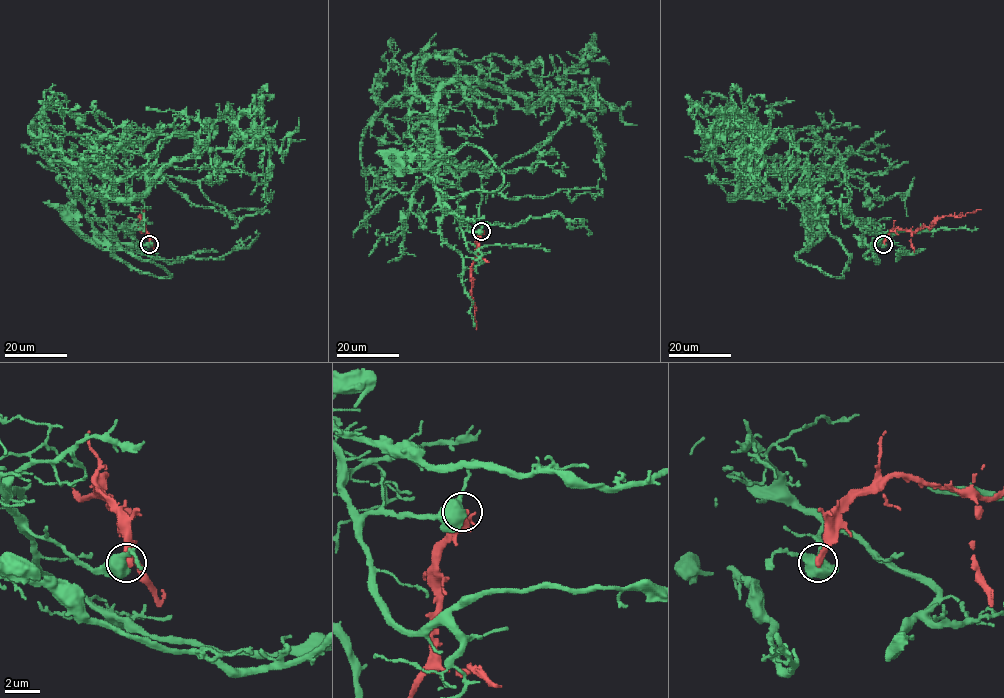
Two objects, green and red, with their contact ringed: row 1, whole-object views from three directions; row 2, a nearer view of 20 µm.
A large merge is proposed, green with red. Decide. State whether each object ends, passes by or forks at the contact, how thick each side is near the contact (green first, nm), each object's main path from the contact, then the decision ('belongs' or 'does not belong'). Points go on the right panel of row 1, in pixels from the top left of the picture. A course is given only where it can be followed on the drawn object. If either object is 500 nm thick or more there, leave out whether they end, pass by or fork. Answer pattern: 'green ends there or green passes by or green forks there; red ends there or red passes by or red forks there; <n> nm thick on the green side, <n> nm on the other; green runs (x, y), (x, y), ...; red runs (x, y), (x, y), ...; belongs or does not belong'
550 nm thick on the green side, 380 nm on the other; green runs (883, 243), (844, 205), (799, 191), (849, 257), (843, 277), (827, 275), (796, 255), (808, 250), (813, 214); red runs (883, 243), (884, 238), (896, 229), (914, 232), (947, 215), (957, 217), (981, 209); does not belong

